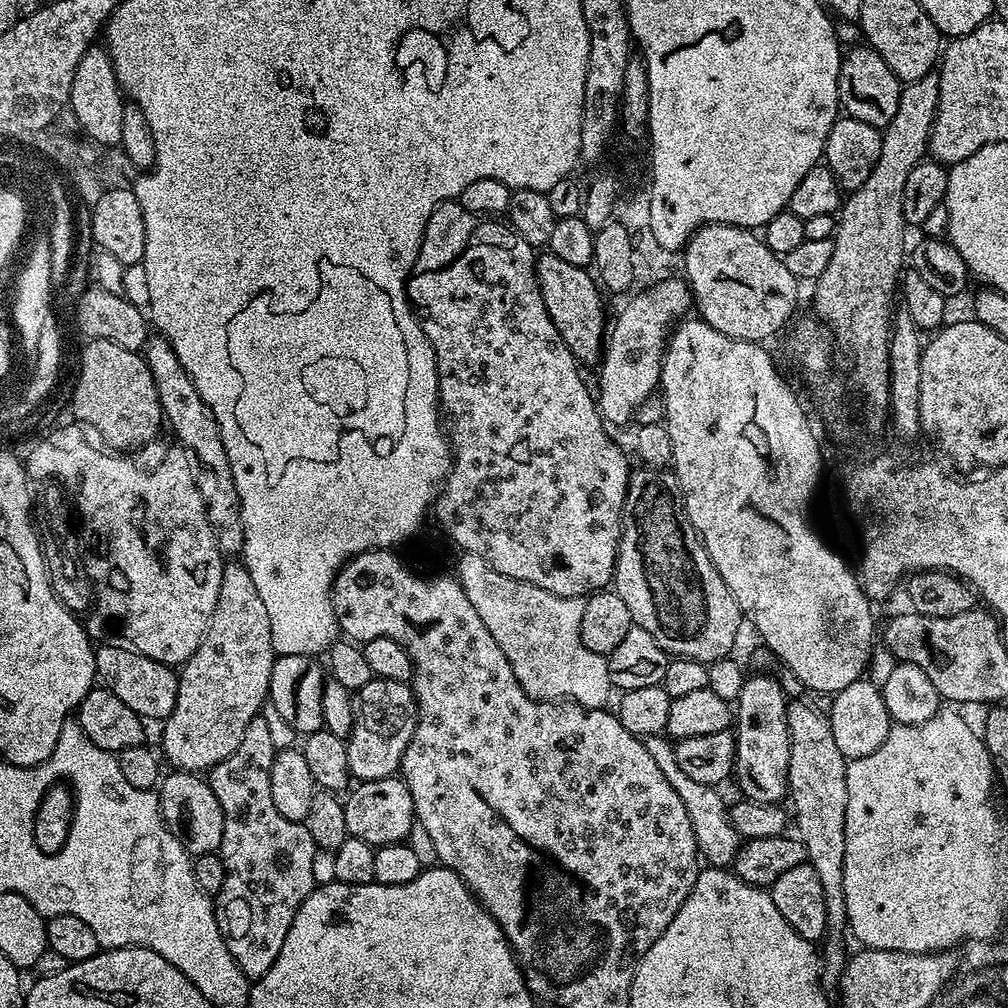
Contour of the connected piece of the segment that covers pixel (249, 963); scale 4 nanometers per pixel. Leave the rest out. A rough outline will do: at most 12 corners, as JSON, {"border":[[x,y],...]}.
{"border":[[263,715],[206,776],[224,819],[216,921],[270,970],[318,884],[307,823],[270,795]]}

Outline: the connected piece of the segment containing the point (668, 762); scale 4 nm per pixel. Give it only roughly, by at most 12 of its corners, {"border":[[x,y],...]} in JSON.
{"border":[[650,736],[650,756],[677,791],[697,853],[729,867],[742,844],[713,785],[683,773],[675,745]]}

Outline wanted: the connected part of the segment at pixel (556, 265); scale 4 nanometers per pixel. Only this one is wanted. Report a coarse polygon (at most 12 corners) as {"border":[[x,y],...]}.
{"border":[[536,258],[541,301],[577,361],[602,356],[604,300],[588,268]]}

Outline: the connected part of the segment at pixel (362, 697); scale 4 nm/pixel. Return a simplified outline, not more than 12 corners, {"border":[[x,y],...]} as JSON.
{"border":[[411,685],[353,693],[353,777],[395,775],[419,720]]}

